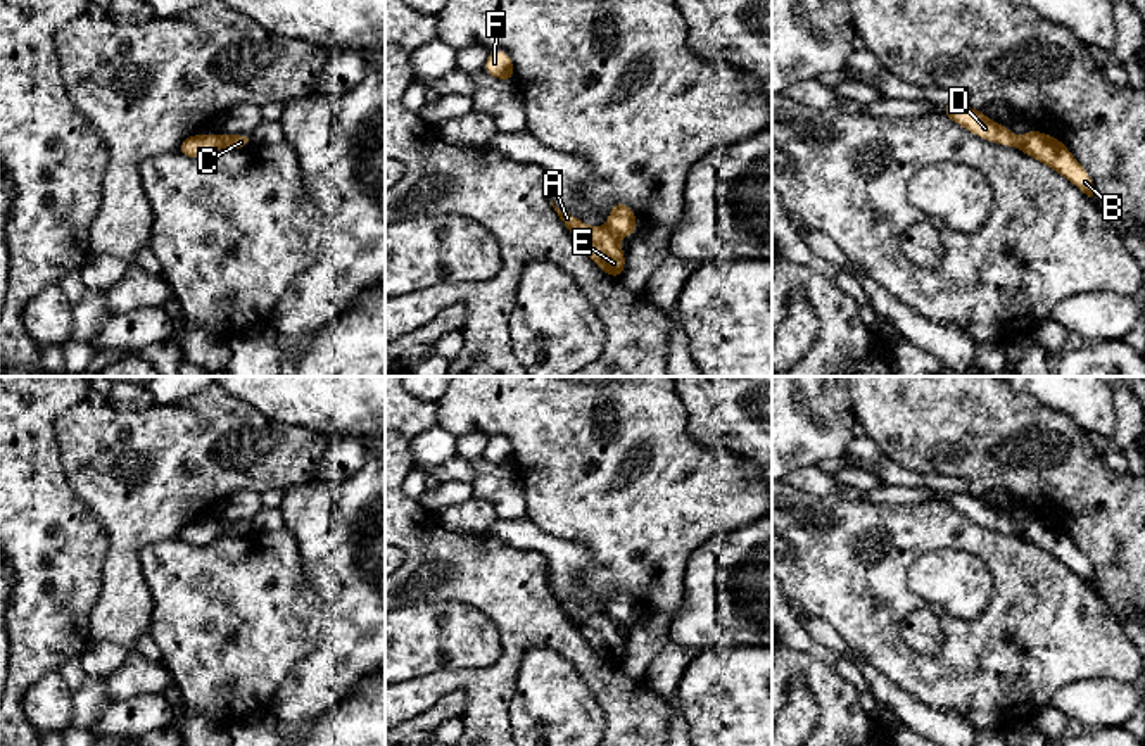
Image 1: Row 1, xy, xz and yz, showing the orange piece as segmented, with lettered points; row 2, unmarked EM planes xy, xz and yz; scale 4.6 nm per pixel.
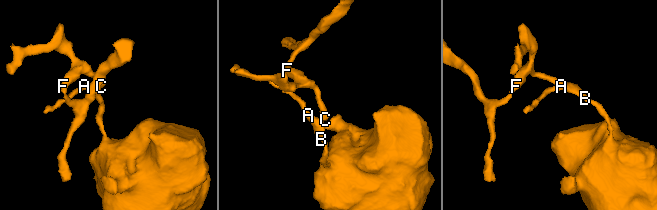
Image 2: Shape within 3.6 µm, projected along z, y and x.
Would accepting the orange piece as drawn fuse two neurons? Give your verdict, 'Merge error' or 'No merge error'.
Merge error

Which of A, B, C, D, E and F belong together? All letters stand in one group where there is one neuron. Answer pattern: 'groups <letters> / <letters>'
groups A B E / C D F

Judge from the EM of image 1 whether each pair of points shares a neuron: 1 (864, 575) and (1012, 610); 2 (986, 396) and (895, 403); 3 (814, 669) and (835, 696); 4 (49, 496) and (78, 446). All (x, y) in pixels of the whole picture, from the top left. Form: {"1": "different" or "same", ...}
{"1": "same", "2": "same", "3": "same", "4": "different"}

